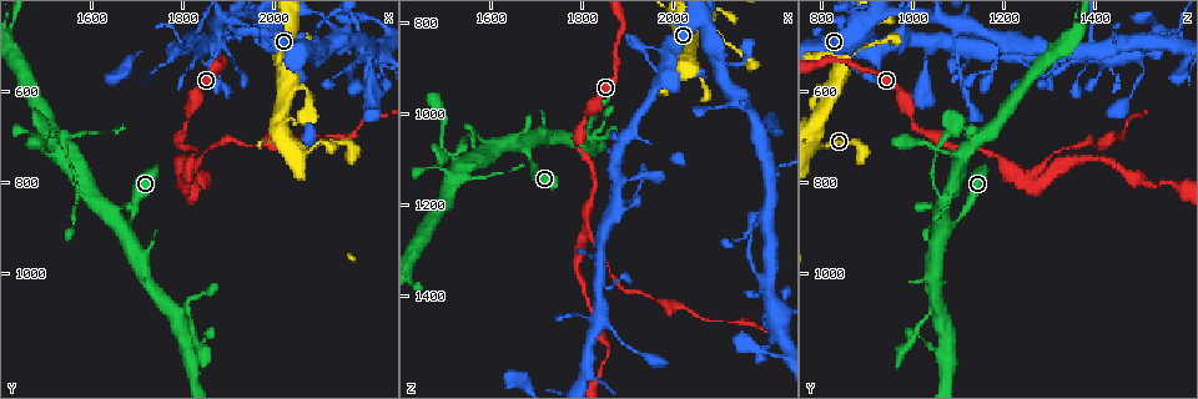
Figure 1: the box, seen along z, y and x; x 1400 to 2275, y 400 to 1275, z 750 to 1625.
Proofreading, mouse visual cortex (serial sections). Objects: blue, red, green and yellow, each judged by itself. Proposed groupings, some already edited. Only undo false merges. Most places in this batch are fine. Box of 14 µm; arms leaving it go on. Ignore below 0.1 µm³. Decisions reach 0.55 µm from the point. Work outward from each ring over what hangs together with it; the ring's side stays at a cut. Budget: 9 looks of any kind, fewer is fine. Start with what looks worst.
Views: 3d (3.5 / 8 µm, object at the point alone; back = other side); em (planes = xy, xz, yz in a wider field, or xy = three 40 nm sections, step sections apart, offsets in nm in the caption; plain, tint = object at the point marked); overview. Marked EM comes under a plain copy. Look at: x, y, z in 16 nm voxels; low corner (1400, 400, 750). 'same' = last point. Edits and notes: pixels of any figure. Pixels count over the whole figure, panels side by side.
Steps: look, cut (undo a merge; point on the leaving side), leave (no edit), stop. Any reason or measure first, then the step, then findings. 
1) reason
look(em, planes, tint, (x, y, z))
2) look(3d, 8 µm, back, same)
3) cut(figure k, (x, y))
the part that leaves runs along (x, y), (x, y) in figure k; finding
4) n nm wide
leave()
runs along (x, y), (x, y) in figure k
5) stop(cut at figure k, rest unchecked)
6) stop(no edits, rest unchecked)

arms part here
look(3d, 3.5 µm, (1615, 840, 1075))

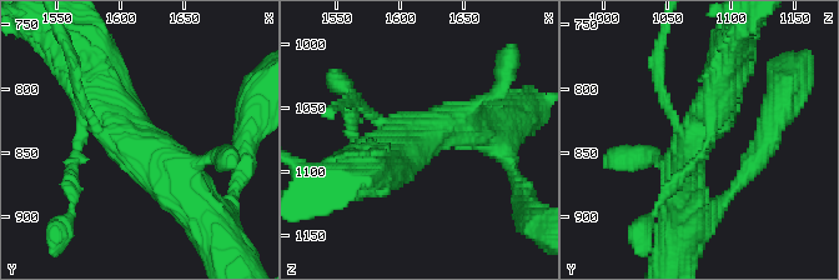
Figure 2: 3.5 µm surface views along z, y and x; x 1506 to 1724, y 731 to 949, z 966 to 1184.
3 arms; arms of 150, 500, 600 nm; shape alone is not enough
look(em, planes, tint, (1614, 836, 1072))

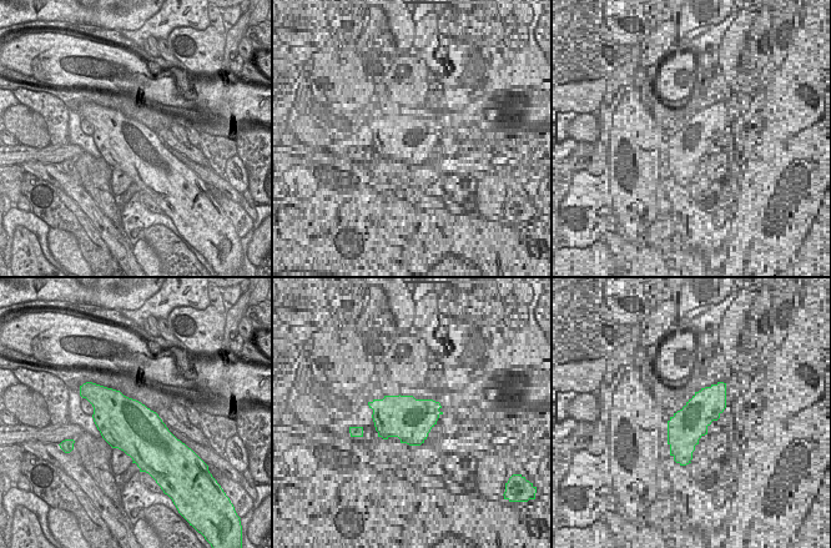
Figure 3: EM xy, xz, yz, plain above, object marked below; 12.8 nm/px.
leave()
runs along (192, 200), (107, 100), (100, 70) in figure 2; one cell here

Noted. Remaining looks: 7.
look(3d, 8 µm, (1805, 800, 1250))

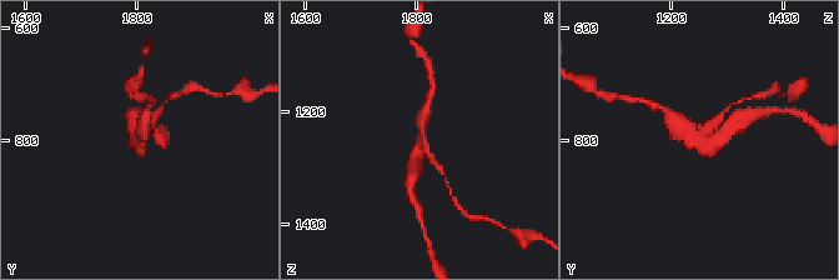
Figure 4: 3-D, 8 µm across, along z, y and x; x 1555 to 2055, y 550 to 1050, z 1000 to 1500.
look(3d, 3.5 µm, (1810, 800, 1260))

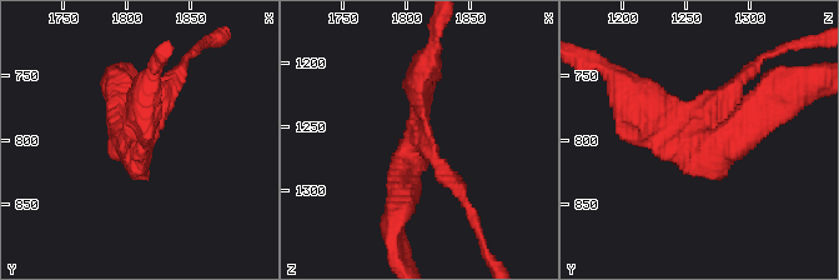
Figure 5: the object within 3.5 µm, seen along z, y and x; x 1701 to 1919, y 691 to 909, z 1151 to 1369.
3 arms; arms of 200, 350, 400 nm
look(em, xy, step 2, tint, (1810, 798, 1252))

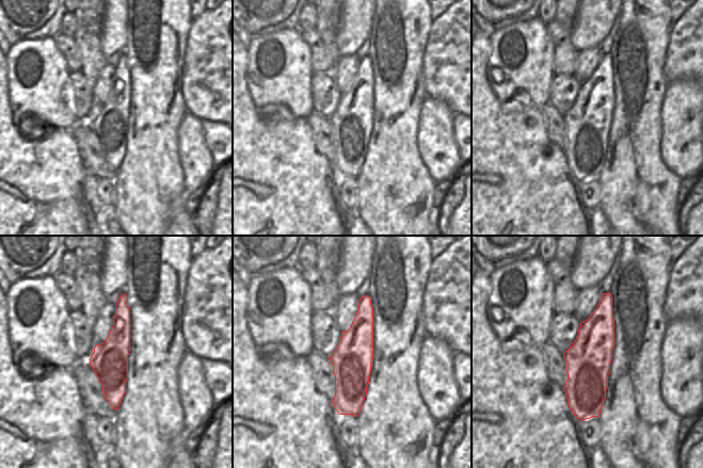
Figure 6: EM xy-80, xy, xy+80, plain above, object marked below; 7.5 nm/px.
leave()
runs along (607, 295), (588, 359), (581, 417) in figure 6; one cell here

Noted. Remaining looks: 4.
a narrow waist
look(3d, 3.5 µm, (2120, 695, 1460))

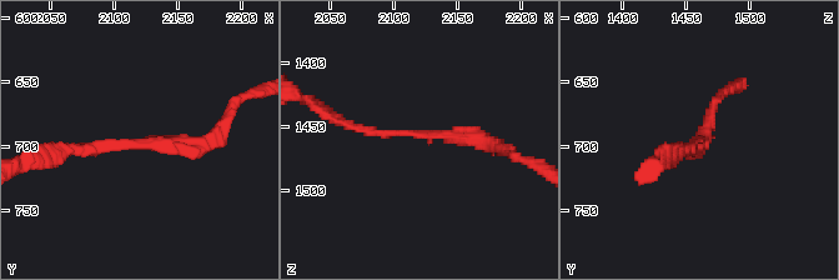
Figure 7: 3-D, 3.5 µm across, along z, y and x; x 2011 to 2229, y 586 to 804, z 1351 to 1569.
arms of 150, 200 nm
look(em, xy, step 1, tint, (2114, 698, 1456))

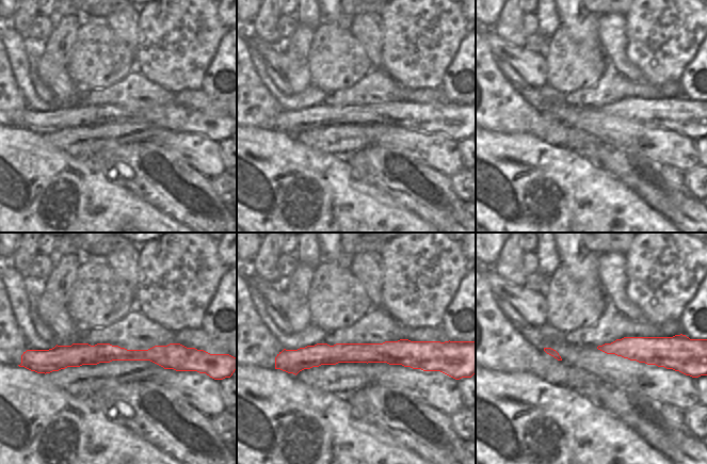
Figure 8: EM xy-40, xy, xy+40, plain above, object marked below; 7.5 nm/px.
leave()
runs along (332, 119), (382, 135), (471, 135), (493, 144) in figure 7; one cell here

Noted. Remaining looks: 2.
thin arm on a thick one
look(3d, 3.5 µm, (1860, 495, 1465))

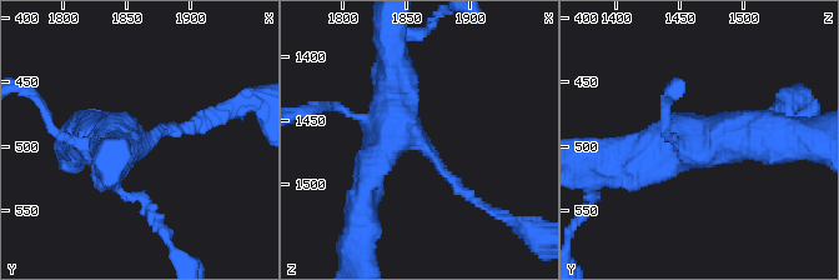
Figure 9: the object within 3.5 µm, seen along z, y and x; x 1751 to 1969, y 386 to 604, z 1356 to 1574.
shape alone is not enough
look(em, xy, step 3, tint, (1858, 500, 1464))

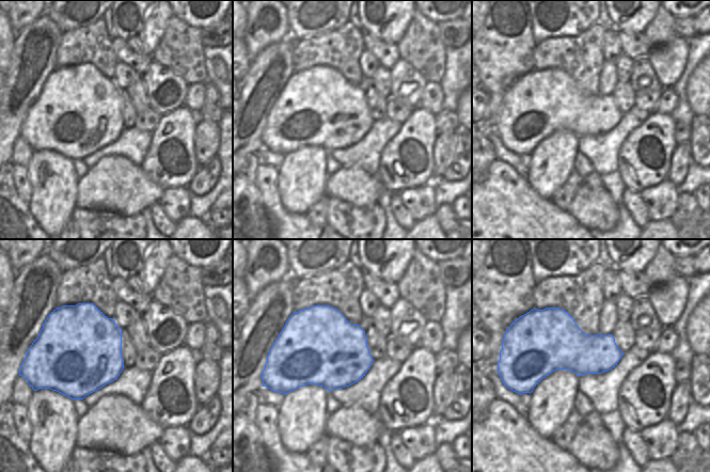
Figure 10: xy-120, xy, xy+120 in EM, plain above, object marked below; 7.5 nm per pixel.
leave()
runs along (393, 51), (393, 131), (358, 209) in figure 9; one cell here

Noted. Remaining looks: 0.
stop(no edits, rest unchecked)

